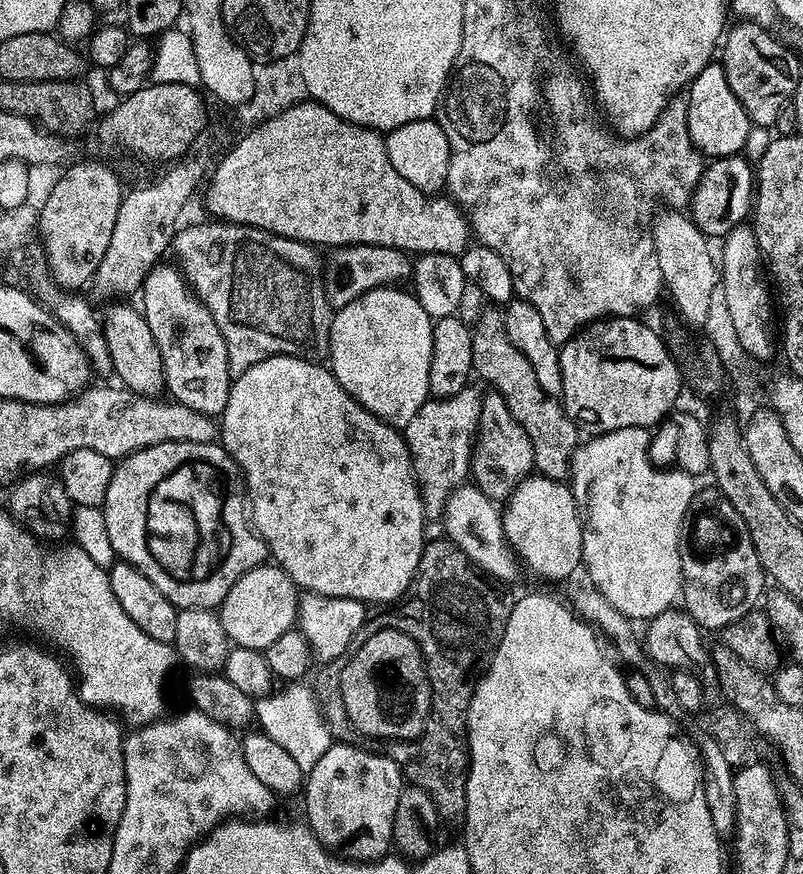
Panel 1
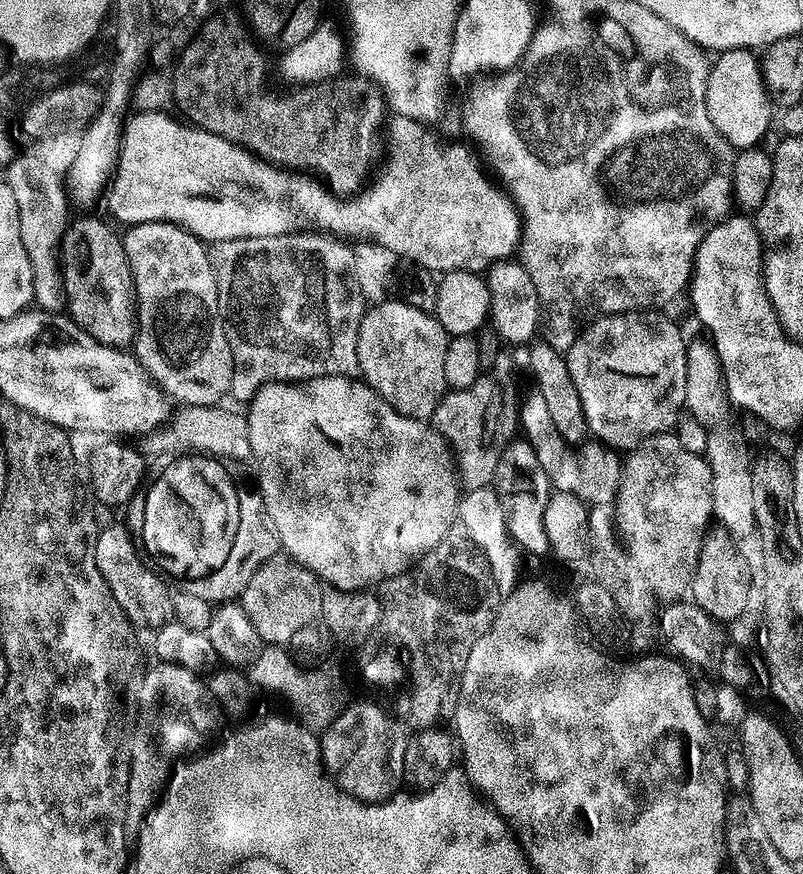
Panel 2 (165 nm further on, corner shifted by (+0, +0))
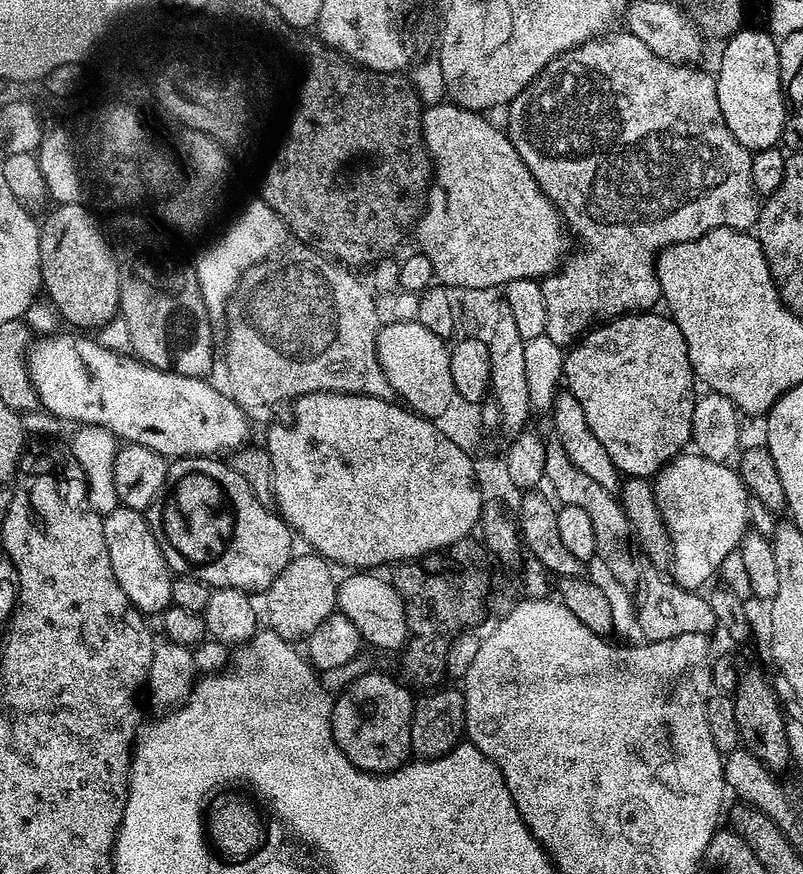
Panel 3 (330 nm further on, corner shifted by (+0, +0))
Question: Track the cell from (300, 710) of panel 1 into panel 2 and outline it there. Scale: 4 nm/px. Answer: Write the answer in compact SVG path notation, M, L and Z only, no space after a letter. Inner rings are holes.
M265 645L259 658L249 667L248 677L261 691L264 689L282 698L296 714L295 719L312 732L325 731L343 711L347 701L344 674L338 663L328 658L314 667L303 666L281 645Z

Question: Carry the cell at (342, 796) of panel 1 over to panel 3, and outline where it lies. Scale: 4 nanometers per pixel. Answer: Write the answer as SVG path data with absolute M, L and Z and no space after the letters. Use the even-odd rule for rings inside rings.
M377 670L365 672L335 697L332 704L332 733L334 742L342 754L362 772L383 774L397 772L409 763L413 755L411 748L411 718L414 696L407 692L392 676L383 676Z

